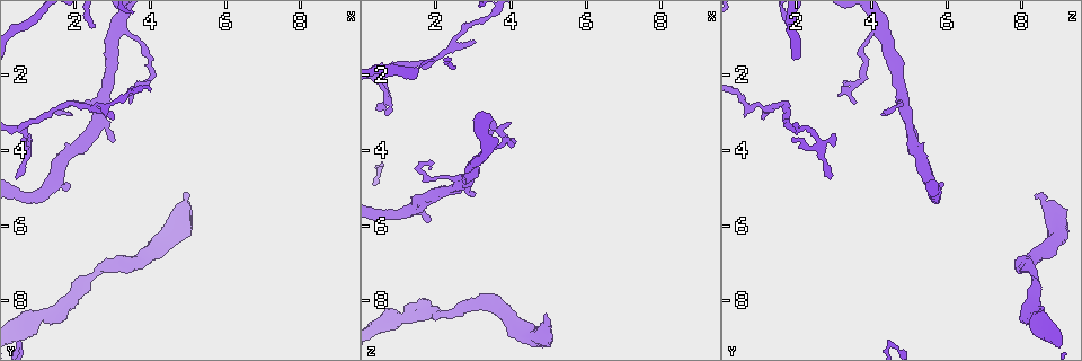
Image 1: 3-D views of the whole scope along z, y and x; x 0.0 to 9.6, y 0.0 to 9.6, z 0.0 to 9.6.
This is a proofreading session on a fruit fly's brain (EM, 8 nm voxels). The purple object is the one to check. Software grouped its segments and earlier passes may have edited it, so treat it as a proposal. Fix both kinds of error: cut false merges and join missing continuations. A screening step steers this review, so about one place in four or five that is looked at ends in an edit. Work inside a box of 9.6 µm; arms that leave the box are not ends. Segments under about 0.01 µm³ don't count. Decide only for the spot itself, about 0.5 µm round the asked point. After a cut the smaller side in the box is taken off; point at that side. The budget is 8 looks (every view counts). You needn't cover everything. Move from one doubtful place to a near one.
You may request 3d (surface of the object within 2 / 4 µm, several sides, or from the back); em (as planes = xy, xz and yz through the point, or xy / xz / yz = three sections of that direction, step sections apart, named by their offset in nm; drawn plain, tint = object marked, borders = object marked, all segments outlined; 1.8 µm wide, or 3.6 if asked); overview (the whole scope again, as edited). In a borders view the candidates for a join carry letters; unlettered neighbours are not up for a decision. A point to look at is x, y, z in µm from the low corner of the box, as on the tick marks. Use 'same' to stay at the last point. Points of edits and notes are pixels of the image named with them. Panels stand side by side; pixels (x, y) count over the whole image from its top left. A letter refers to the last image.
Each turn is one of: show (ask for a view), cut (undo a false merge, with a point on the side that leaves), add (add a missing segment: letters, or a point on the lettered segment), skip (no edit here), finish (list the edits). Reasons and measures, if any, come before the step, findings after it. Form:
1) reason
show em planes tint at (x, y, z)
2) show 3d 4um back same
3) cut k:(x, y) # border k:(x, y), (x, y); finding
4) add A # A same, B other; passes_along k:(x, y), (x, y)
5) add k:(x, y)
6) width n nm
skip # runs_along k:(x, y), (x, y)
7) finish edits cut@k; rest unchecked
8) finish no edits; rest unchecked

show 3d 4um at (0.65, 3.70, 1.85)

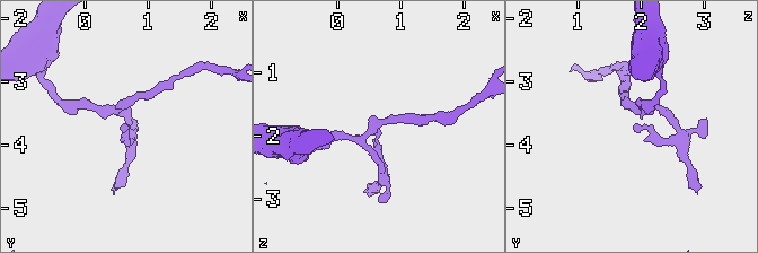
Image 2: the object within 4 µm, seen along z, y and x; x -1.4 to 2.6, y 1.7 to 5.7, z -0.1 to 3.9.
shape alone is not enough
show em planes borders at (0.65, 3.65, 1.90)

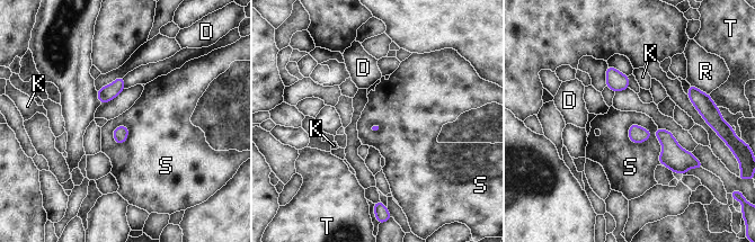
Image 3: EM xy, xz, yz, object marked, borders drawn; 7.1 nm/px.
skip # D other, K other, R other, S other, T other; border 3:(650, 131), (642, 142), (628, 137); no lettered segment goes on from it

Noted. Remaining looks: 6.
end of a long branch
show 3d 2um at (4.90, 5.30, 8.40)

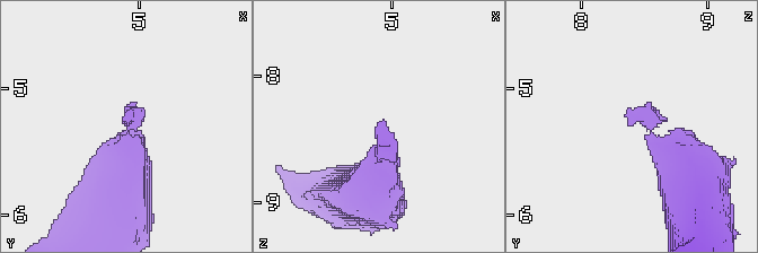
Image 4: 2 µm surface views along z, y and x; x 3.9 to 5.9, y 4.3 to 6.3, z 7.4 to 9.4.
shape alone is not enough
show em xy step 4 borders at (4.90, 5.26, 8.40)

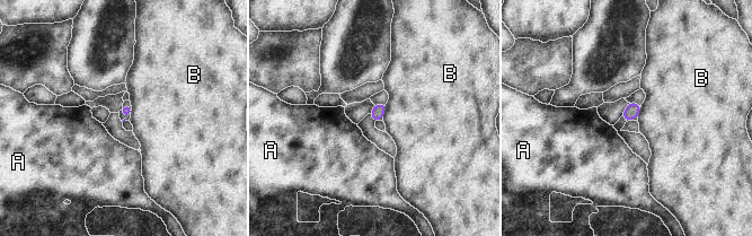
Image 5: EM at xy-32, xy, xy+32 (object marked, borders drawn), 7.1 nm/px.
skip # A other, B other; none of them fits

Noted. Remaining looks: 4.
thin neck
show 3d 4um at (2.50, 7.35, 8.30)

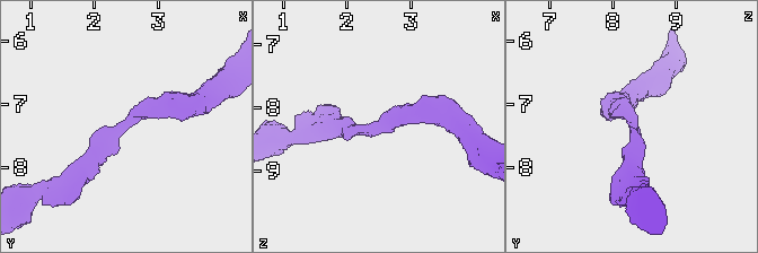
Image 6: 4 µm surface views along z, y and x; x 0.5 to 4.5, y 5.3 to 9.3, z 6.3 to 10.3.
arm_widths 320, 320 nm
show em xz step 4 borders at (2.45, 7.35, 8.30)

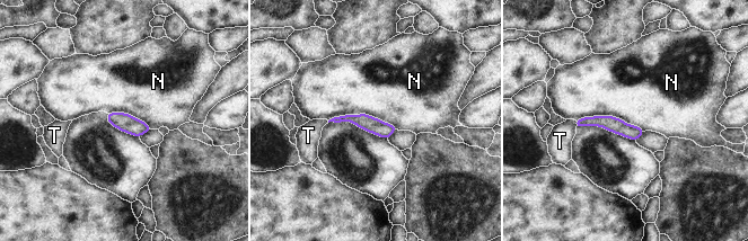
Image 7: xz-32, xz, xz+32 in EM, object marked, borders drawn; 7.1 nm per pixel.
skip # N other, T other; runs_along 7:(578, 123), (608, 122), (639, 132); continuous, no second cell

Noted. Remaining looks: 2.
finish no edits; rest unchecked

